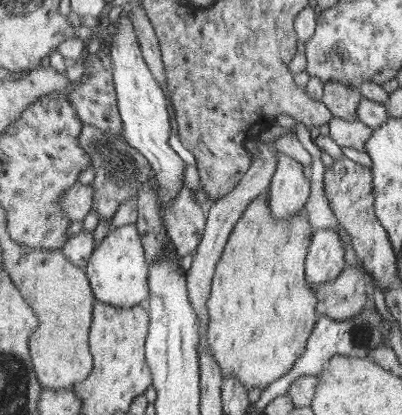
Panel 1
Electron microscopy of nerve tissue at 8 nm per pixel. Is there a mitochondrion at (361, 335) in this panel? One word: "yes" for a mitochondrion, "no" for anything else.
yes

